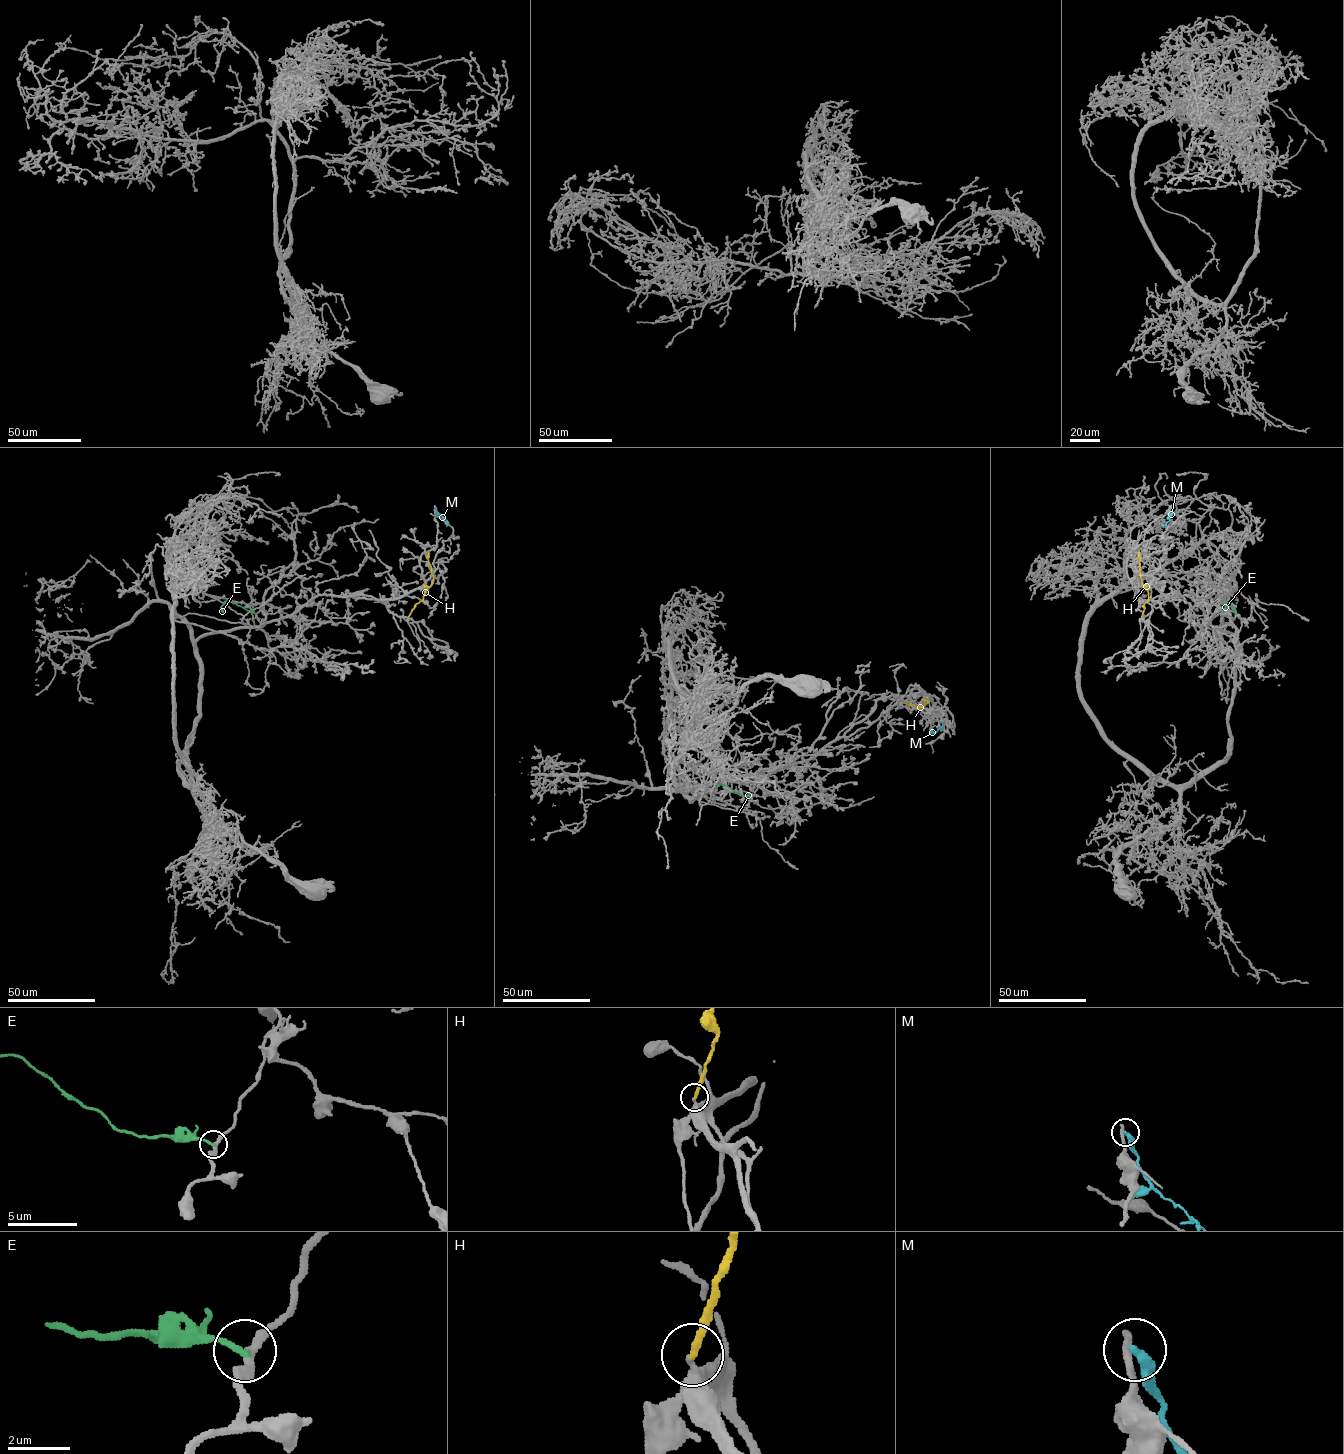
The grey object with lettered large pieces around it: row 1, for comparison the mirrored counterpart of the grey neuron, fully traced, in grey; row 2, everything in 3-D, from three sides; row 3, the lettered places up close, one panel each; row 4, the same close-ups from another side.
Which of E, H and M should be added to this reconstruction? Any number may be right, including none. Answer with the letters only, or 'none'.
none

